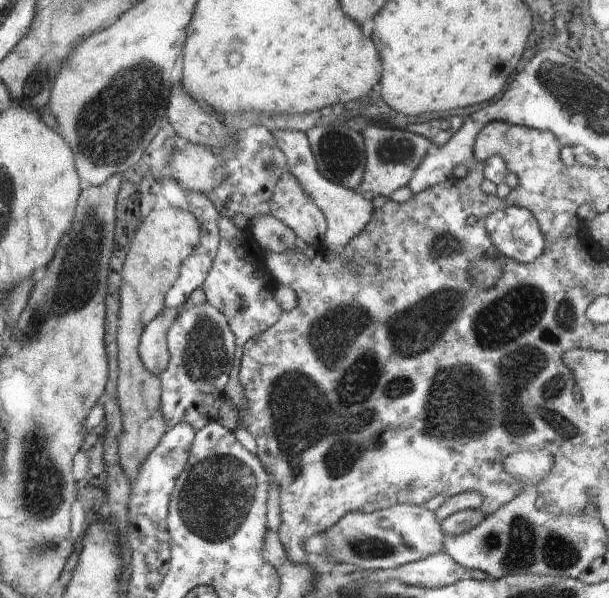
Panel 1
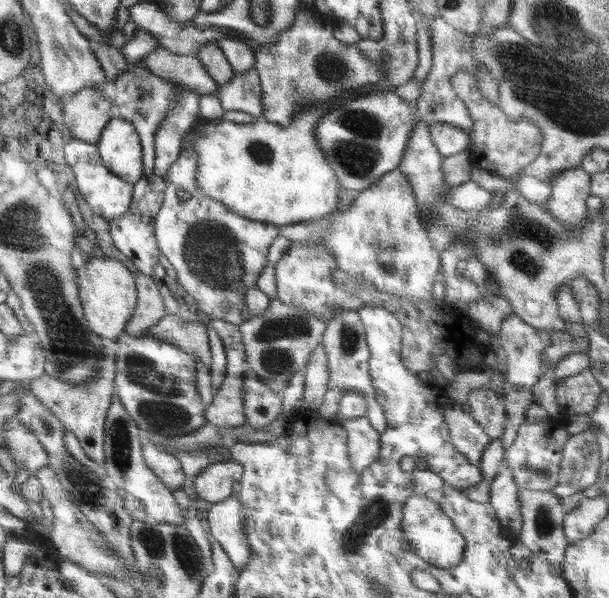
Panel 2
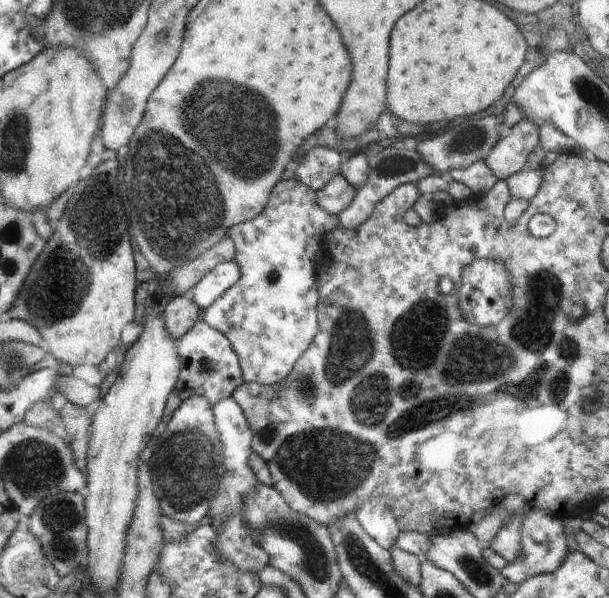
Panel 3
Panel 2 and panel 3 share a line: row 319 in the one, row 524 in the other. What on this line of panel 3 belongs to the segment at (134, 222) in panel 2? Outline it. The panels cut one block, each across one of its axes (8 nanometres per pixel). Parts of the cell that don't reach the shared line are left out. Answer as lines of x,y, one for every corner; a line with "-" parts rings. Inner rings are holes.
190,396
188,400
184,400
176,412
172,414
164,432
160,434
152,458
148,460
148,472
152,479
152,488
154,496
158,498
161,512
164,516
172,518
172,520
189,522
196,527
203,517
208,516
210,510
210,502
218,496
220,492
220,483
226,474
224,468
224,452
222,452
222,442
218,438
212,408
208,398
204,396

